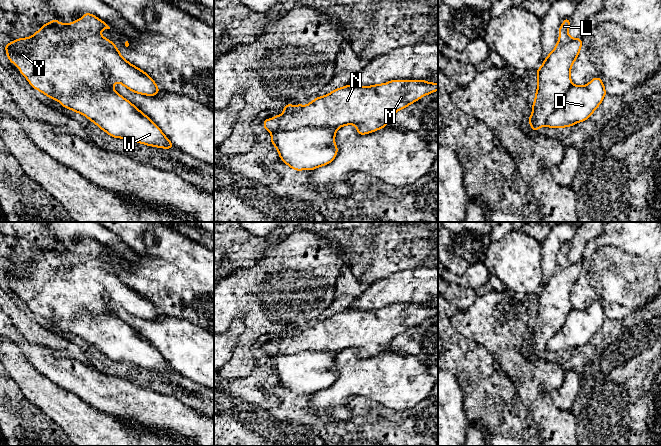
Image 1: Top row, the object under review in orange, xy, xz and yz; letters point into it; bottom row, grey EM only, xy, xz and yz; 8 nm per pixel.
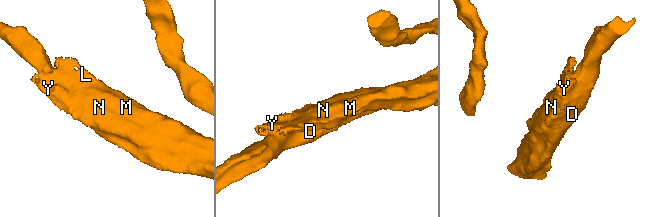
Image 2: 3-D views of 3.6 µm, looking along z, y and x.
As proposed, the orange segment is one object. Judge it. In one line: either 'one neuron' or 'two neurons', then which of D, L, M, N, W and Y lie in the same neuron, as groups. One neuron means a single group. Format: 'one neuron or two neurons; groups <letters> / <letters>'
two neurons; groups D W / L M N Y

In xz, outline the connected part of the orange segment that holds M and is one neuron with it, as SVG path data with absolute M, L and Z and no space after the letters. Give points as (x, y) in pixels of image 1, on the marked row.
M391 80L360 87L347 85L318 96L305 106L286 104L282 115L263 121L271 134L301 127L340 128L353 124L359 135L386 127L391 117L425 95L438 90L438 84L422 80Z

